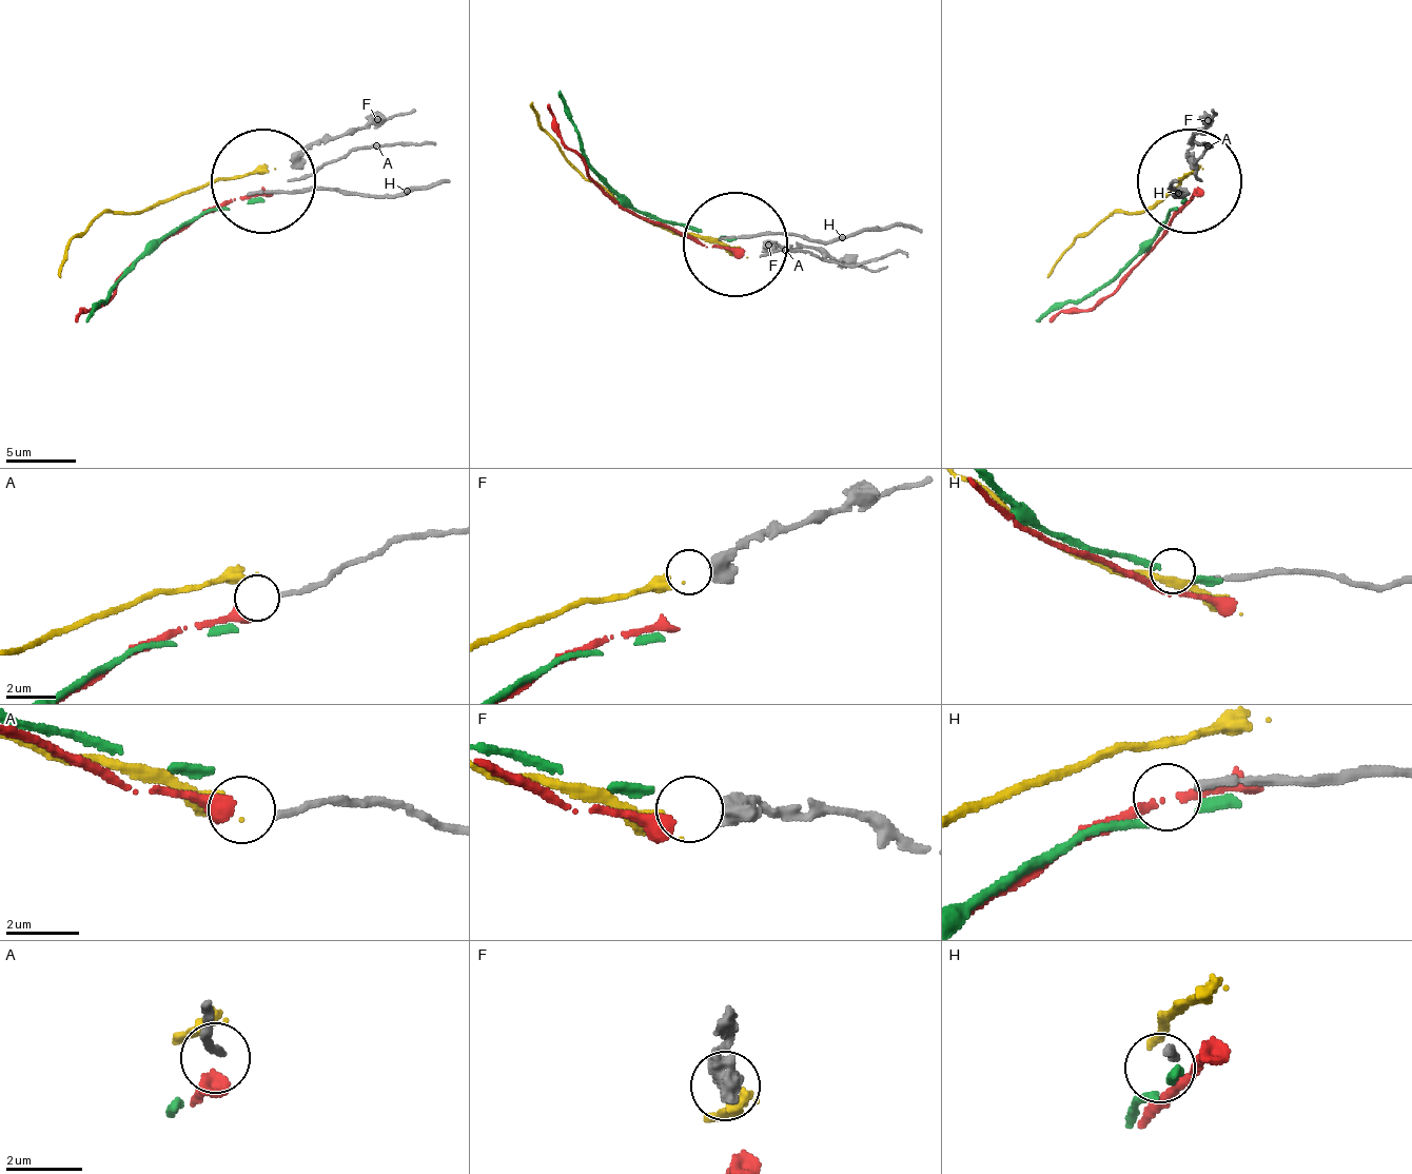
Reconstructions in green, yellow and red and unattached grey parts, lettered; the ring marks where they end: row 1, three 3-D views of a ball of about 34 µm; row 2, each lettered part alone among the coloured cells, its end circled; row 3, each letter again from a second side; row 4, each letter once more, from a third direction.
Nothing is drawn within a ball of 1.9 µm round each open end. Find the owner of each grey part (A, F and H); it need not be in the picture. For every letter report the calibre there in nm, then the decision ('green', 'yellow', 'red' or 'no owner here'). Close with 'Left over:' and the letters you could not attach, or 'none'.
A: 190 nm thick; red
F: 550 nm thick; yellow
H: 200 nm thick; no owner here
Left over: H

